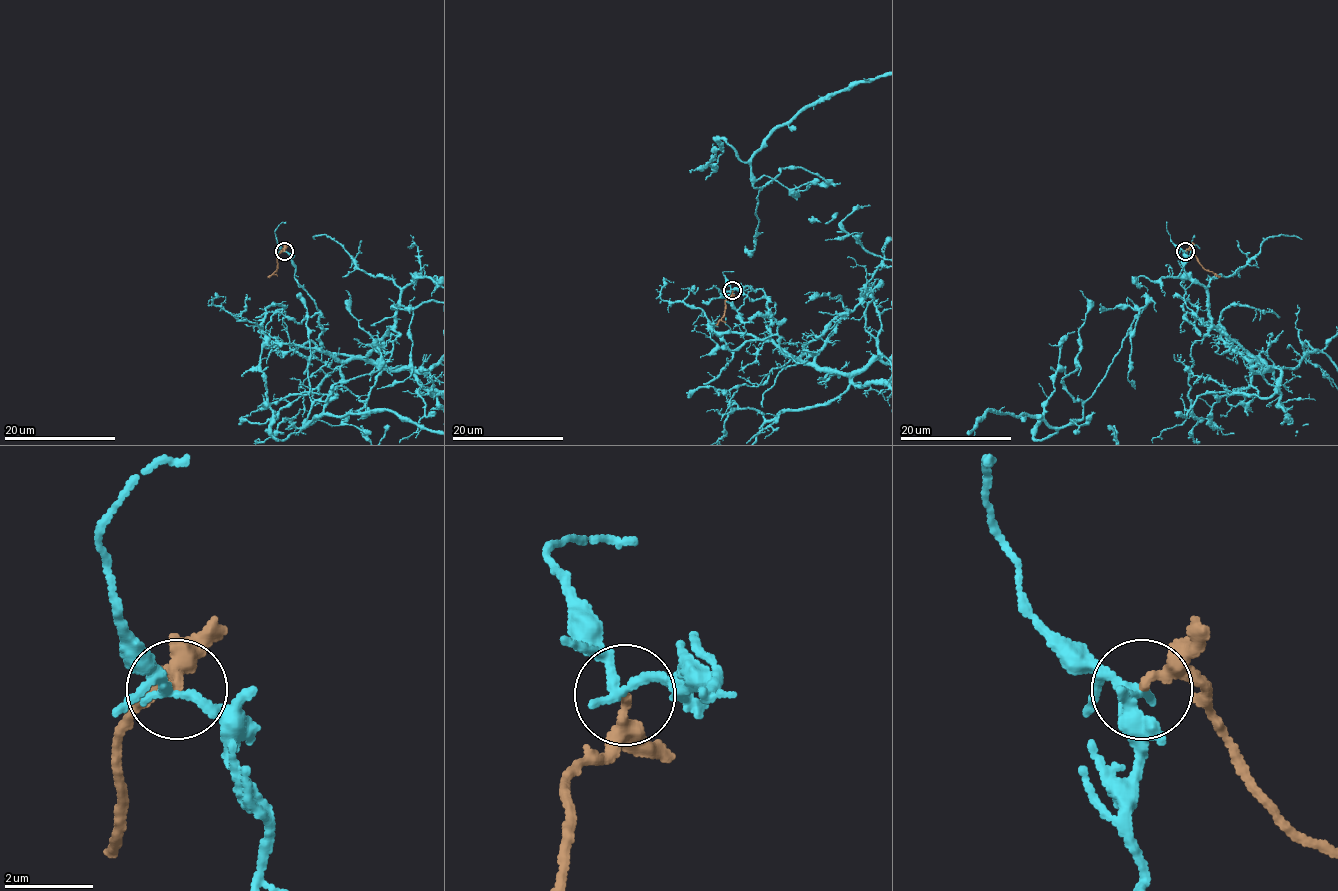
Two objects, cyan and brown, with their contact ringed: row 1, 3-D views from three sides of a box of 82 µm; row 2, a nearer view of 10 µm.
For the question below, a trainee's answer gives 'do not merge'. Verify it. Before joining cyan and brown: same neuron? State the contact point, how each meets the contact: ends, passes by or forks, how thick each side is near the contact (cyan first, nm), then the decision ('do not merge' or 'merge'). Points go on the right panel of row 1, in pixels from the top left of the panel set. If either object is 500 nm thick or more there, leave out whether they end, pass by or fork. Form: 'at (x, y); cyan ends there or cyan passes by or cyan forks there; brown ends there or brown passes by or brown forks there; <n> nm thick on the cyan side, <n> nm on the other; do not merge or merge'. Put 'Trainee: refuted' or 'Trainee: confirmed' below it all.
at (1185, 251); cyan passes by; brown passes by; 220 nm thick on the cyan side, 190 nm on the other; do not merge
Trainee: confirmed

